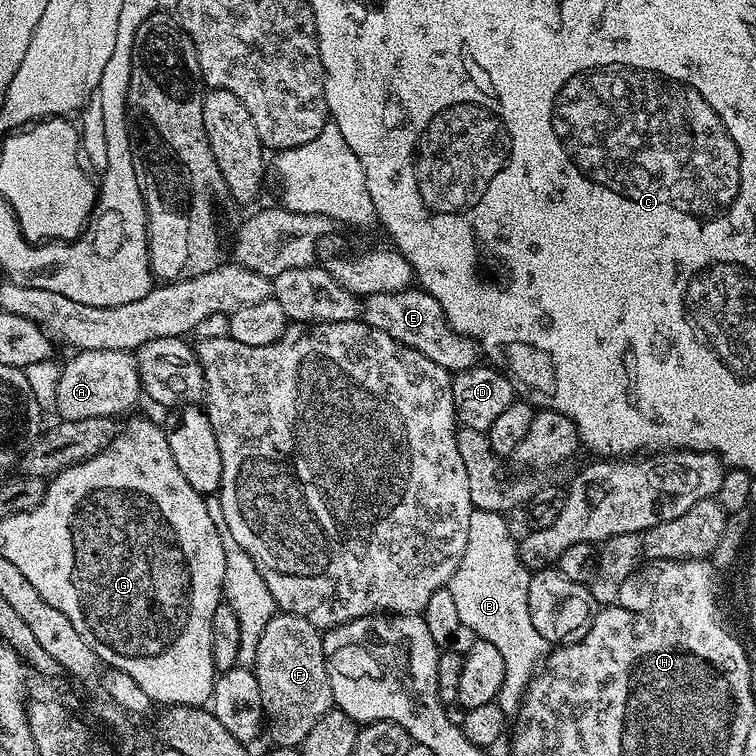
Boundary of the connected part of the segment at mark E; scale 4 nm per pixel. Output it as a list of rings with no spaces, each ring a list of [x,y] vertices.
[[[419,286],[363,297],[362,319],[371,328],[382,330],[382,334],[390,334],[397,344],[405,344],[410,350],[418,350],[418,354],[426,354],[430,362],[438,362],[438,366],[450,373],[465,372],[481,363],[480,345],[469,336],[455,332],[442,314],[442,306],[438,306],[436,299]]]

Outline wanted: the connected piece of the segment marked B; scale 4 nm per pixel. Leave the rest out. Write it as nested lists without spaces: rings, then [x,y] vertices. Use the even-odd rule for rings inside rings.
[[[473,509],[470,516],[469,537],[465,553],[459,562],[458,570],[449,580],[448,587],[457,605],[458,618],[461,625],[470,627],[476,632],[477,639],[486,640],[497,647],[505,663],[506,675],[500,687],[496,703],[504,712],[505,717],[515,717],[520,710],[521,699],[537,668],[544,662],[550,650],[548,641],[542,638],[530,619],[529,612],[529,578],[531,571],[520,560],[519,545],[512,534],[503,513]]]

